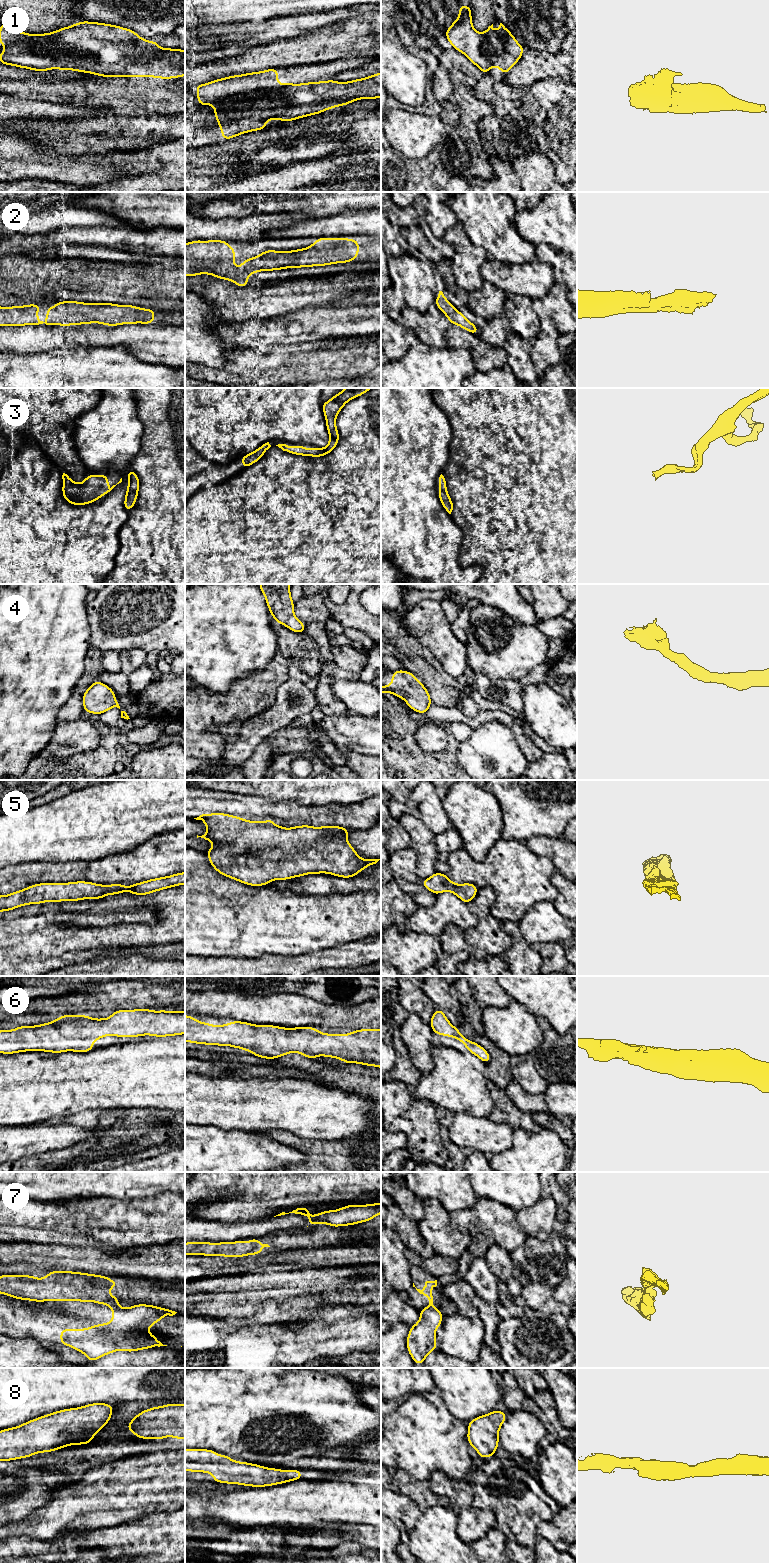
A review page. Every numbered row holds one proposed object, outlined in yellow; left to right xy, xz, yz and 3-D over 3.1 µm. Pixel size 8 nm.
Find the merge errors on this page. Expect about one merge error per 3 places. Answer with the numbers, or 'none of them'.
1, 7

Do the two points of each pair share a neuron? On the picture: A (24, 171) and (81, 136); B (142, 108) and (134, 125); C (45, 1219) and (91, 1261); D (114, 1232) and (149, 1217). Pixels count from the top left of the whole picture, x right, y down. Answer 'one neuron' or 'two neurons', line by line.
A: two neurons
B: two neurons
C: two neurons
D: one neuron

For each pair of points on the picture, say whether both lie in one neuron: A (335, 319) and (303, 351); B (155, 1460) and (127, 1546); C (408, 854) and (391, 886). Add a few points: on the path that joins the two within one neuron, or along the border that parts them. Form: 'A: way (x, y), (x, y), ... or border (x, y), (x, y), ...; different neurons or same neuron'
A: border (335, 336), (289, 345); different neurons
B: border (159, 1513), (149, 1513), (130, 1521), (113, 1525); different neurons
C: border (393, 878), (410, 897); different neurons

